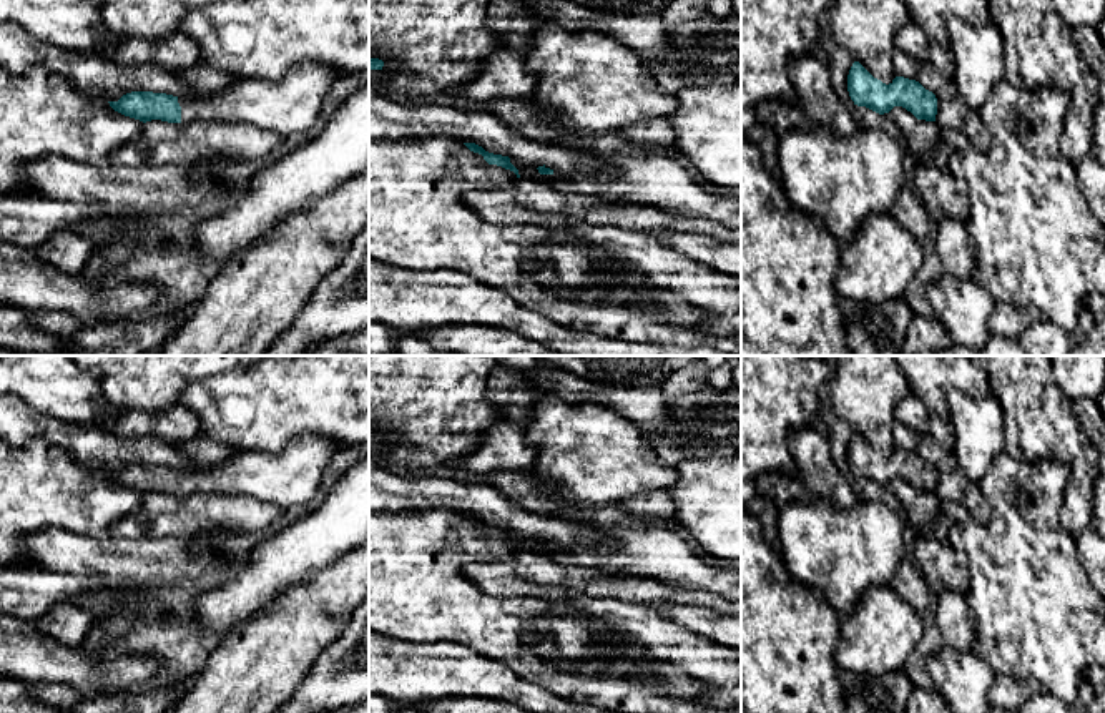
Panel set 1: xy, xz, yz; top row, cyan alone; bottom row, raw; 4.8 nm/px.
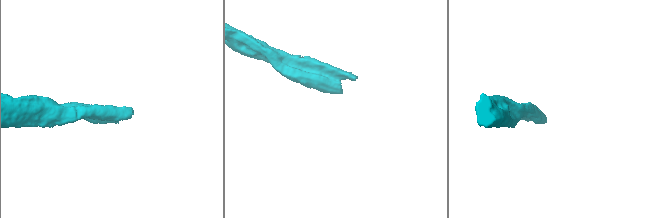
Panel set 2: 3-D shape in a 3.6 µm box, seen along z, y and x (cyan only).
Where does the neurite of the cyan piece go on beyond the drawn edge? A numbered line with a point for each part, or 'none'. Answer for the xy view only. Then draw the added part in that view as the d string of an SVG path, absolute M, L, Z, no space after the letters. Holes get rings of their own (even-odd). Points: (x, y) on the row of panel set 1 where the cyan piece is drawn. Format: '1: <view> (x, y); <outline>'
1: xy (291, 105); M301 61L277 81L241 78L208 96L178 98L181 123L249 123L279 136L306 135L317 121L324 96L344 73Z

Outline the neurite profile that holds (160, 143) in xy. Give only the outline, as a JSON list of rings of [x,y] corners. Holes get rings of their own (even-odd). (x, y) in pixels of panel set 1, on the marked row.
[[[151,120],[131,141],[110,155],[126,166],[191,166],[204,160],[253,161],[271,153],[282,136],[249,123]]]

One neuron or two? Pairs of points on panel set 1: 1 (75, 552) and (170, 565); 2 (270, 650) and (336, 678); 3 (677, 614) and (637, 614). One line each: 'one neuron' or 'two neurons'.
1: one neuron
2: two neurons
3: two neurons

